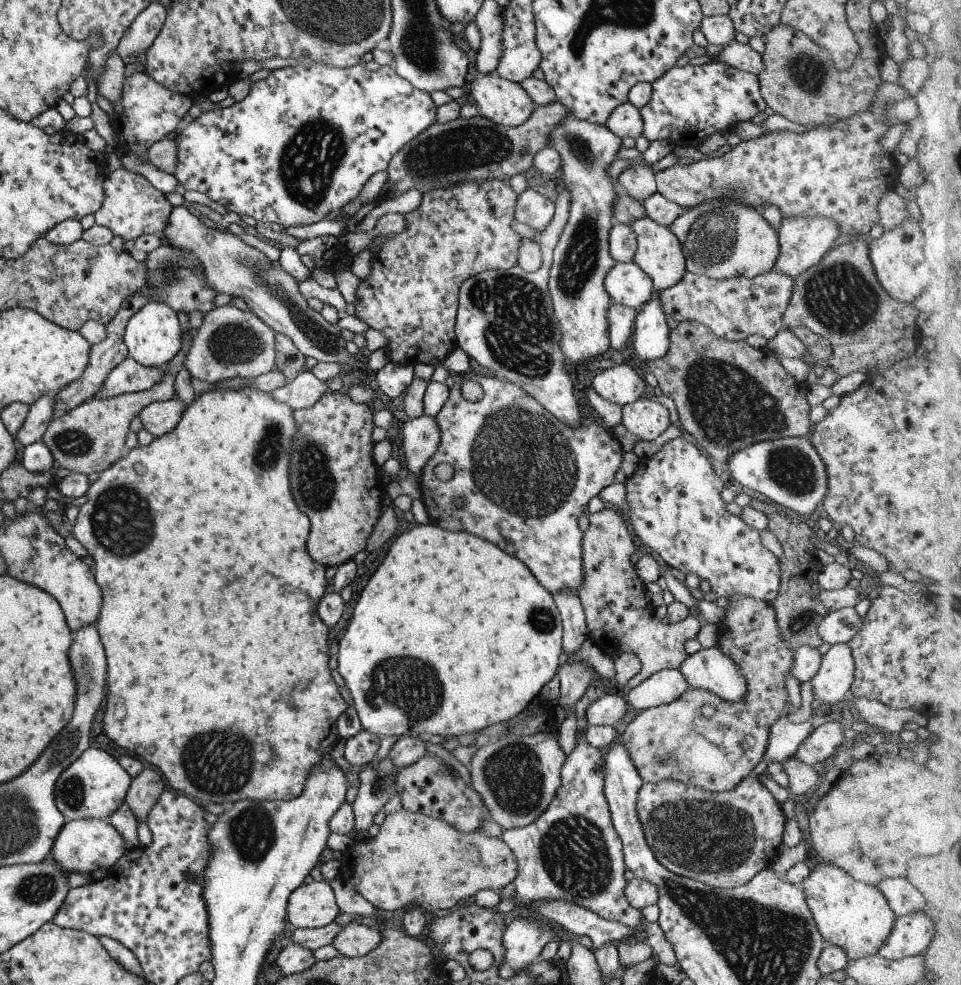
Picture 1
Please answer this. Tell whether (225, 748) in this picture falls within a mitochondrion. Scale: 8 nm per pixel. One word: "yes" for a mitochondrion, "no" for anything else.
yes

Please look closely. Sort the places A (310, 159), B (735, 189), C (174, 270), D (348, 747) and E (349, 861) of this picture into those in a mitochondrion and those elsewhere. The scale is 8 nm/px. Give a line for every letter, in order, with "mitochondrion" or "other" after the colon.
A: mitochondrion
B: mitochondrion
C: mitochondrion
D: other
E: other

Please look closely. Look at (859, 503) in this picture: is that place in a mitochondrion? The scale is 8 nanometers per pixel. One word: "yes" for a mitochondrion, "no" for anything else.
no

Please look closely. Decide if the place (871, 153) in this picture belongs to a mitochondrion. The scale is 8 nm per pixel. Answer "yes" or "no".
no

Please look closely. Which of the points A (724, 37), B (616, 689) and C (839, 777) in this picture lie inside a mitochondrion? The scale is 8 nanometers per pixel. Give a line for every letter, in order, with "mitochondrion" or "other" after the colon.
A: other
B: other
C: other

